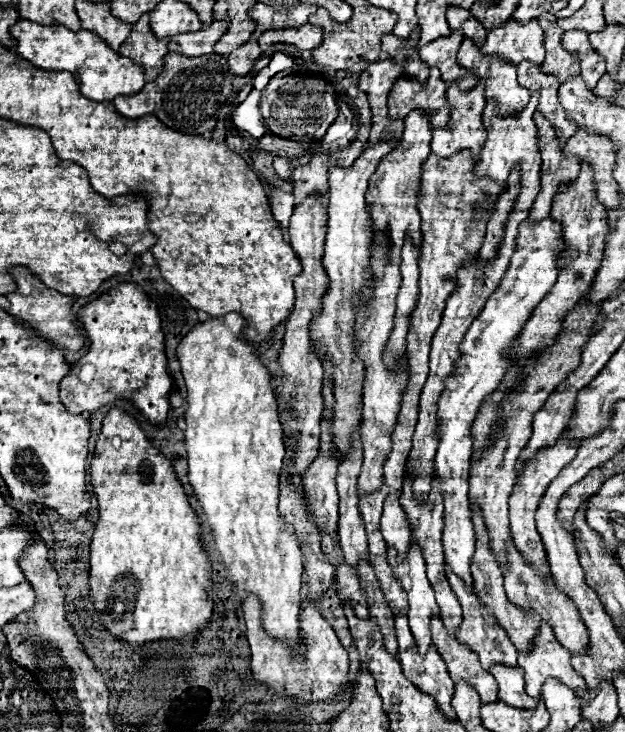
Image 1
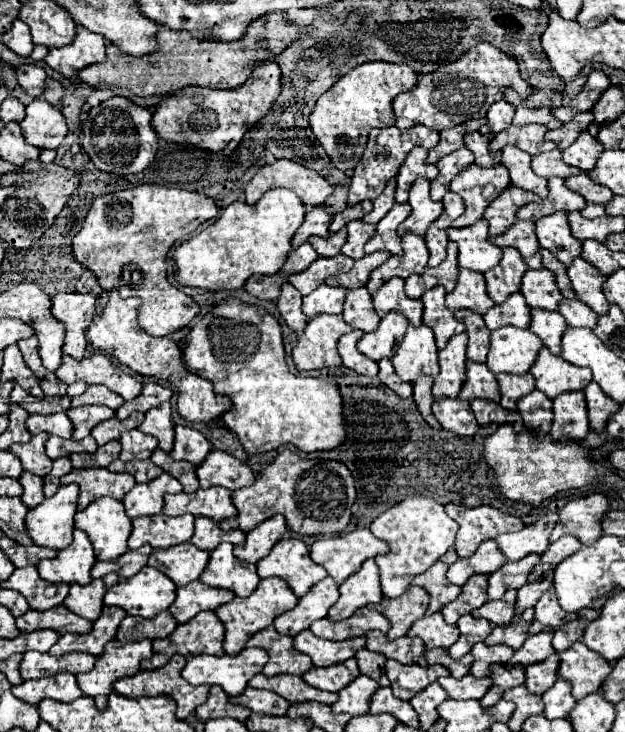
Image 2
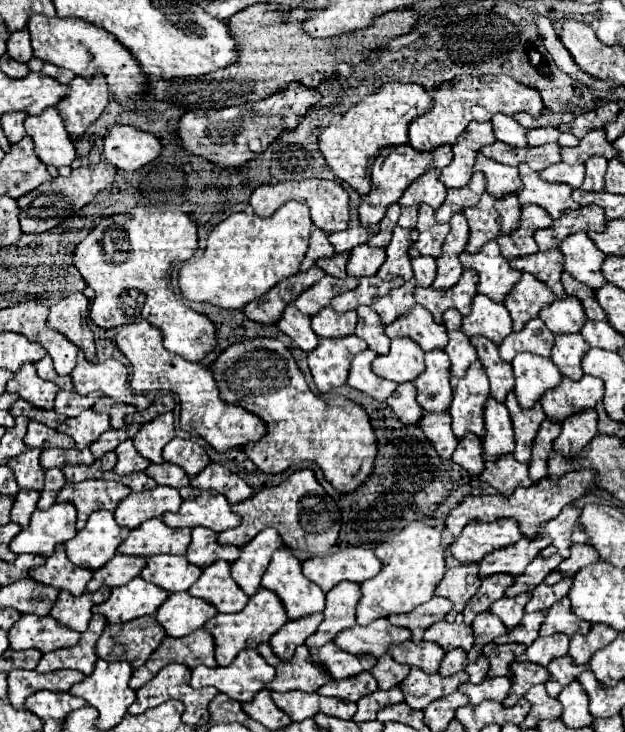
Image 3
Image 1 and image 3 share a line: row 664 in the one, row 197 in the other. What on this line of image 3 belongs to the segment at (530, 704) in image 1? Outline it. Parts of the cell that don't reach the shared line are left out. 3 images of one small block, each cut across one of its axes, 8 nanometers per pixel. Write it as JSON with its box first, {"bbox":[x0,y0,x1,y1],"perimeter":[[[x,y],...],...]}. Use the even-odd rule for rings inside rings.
{"bbox":[474,154,520,198],"perimeter":[[[478,154],[474,168],[478,172],[482,172],[488,180],[486,192],[494,198],[504,198],[508,194],[518,194],[520,192],[520,176],[518,176],[518,168],[512,166],[504,166],[500,162],[488,160],[486,156]]]}

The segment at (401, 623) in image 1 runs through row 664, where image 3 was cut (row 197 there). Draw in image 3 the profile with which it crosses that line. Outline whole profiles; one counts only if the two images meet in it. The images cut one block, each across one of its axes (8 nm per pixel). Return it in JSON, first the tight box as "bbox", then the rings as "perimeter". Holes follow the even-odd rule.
{"bbox":[398,170,446,230],"perimeter":[[[428,170],[426,174],[422,174],[416,182],[412,182],[406,192],[402,194],[402,198],[398,200],[402,214],[398,220],[398,226],[414,230],[416,228],[416,214],[420,204],[428,204],[434,210],[440,208],[440,204],[446,198],[446,186],[438,180],[440,170]]]}

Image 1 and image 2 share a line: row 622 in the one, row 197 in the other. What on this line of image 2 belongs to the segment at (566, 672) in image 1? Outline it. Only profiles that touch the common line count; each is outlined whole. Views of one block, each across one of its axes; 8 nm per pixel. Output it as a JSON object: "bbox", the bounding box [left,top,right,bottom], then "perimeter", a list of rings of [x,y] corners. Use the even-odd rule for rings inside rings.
{"bbox":[502,146,548,198],"perimeter":[[[506,146],[502,150],[502,164],[508,168],[512,184],[516,184],[516,188],[534,192],[540,198],[546,198],[548,196],[548,182],[546,182],[546,178],[540,178],[532,172],[530,160],[532,160],[530,154],[518,150],[516,146]]]}

